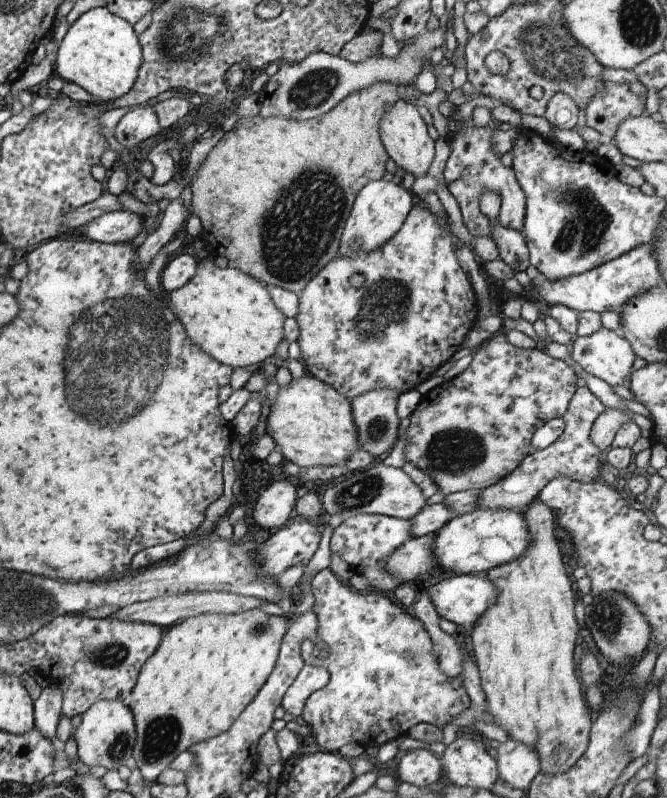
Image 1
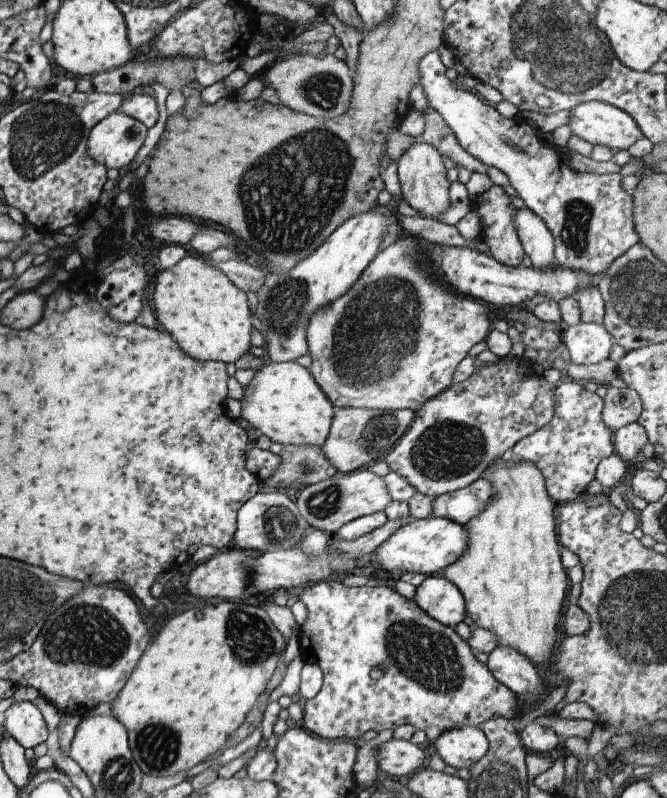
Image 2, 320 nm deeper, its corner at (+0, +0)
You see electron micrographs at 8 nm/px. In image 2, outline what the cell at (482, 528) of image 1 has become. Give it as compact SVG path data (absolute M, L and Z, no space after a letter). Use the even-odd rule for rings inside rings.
M442 517L410 519L397 528L374 552L370 554L376 564L385 572L391 572L396 578L404 573L423 575L441 574L467 547L467 531L461 524Z

